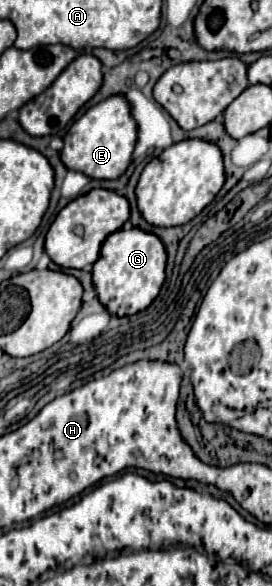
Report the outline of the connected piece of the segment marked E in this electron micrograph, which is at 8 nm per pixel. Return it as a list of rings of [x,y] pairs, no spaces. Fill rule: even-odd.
[[[111,96],[95,106],[91,106],[79,120],[71,124],[63,136],[61,162],[67,170],[83,172],[89,178],[113,180],[119,178],[131,164],[131,154],[137,142],[137,124],[131,116],[129,102],[125,96]]]

